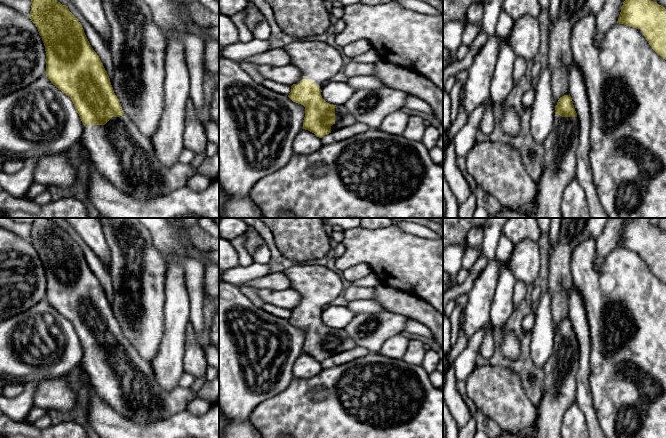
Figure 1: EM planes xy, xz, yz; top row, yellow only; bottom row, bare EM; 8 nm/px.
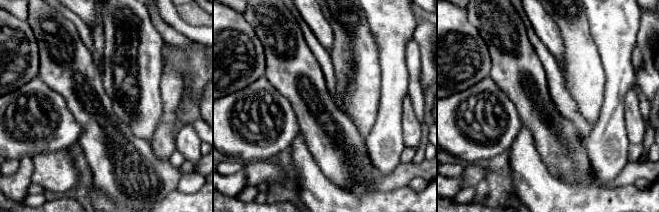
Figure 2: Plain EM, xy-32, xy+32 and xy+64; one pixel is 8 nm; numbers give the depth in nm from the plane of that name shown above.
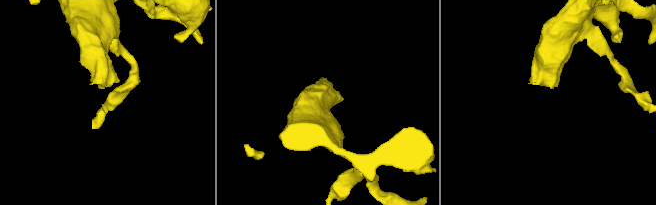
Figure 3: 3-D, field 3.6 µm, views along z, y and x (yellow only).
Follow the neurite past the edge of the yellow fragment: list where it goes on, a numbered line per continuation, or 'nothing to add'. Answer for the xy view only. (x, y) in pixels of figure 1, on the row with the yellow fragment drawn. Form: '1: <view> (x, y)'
1: xy (126, 158)

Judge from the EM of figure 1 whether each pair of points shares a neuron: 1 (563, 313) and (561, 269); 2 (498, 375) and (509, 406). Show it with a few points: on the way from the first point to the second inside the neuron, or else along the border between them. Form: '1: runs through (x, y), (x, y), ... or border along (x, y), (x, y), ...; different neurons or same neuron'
1: runs through (560, 302), (560, 280); same neuron
2: runs through (498, 383), (498, 393), (502, 398); same neuron

